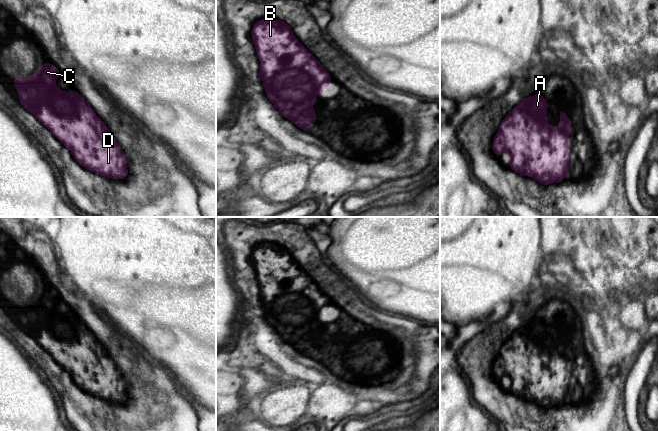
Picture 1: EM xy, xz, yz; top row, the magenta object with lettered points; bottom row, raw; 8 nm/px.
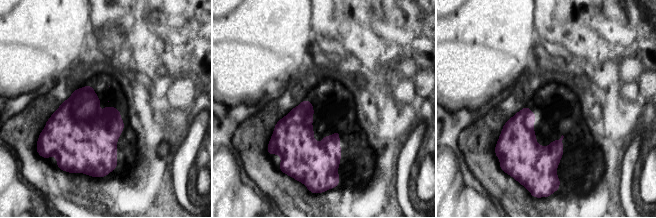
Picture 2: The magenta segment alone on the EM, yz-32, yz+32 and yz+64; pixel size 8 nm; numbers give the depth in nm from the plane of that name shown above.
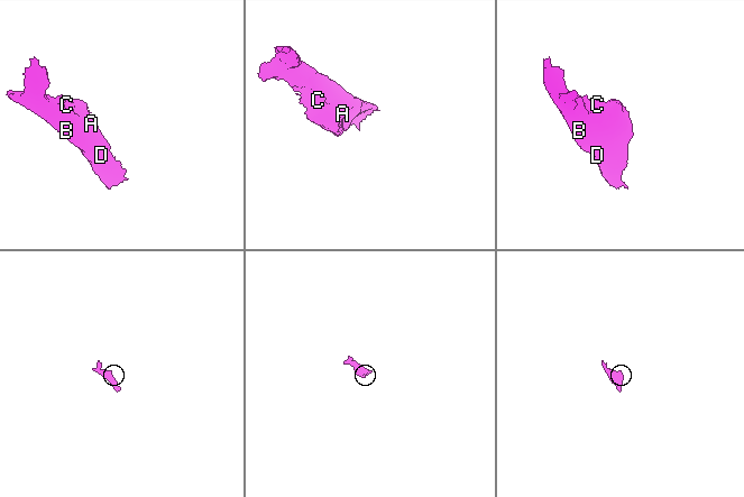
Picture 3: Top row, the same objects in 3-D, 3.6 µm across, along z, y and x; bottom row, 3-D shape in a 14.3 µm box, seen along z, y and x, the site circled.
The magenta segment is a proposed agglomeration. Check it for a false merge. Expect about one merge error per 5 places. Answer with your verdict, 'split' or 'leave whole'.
leave whole

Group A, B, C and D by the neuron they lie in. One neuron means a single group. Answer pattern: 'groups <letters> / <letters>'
groups A B C D

